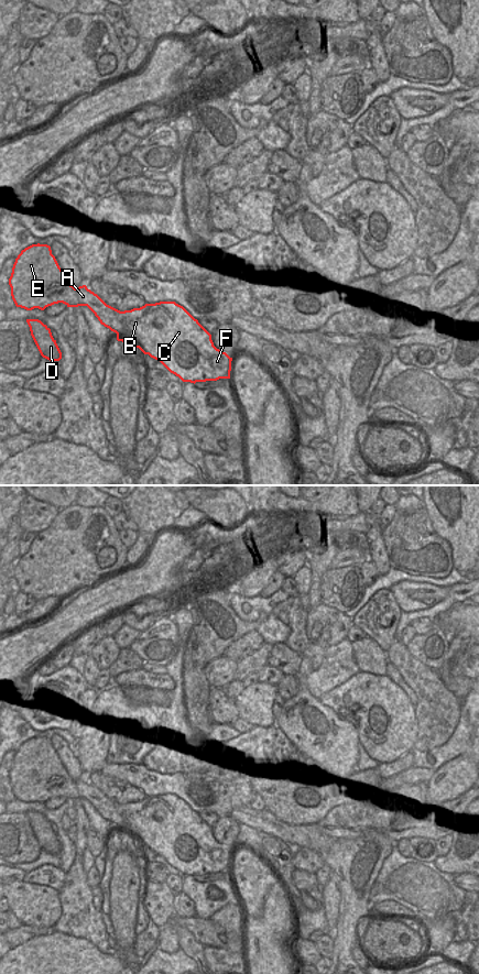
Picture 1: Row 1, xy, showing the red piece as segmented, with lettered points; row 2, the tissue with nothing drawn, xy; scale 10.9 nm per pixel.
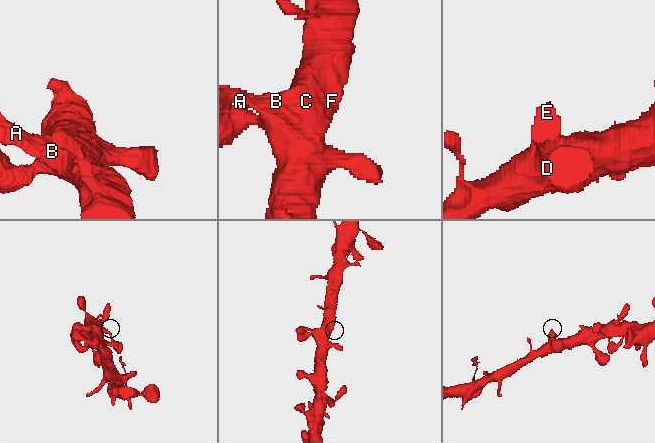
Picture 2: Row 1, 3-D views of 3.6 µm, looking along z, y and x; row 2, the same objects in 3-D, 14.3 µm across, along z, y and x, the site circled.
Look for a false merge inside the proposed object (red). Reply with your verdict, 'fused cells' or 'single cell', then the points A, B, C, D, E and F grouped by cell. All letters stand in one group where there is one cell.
single cell; A B C D E F

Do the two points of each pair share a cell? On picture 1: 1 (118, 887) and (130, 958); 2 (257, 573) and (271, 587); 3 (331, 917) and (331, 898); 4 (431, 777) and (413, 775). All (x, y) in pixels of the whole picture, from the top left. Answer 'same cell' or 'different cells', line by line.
1: same cell
2: different cells
3: same cell
4: same cell

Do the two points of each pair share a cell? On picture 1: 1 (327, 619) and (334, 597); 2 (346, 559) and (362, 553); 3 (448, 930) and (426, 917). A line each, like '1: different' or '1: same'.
1: different
2: same
3: different

